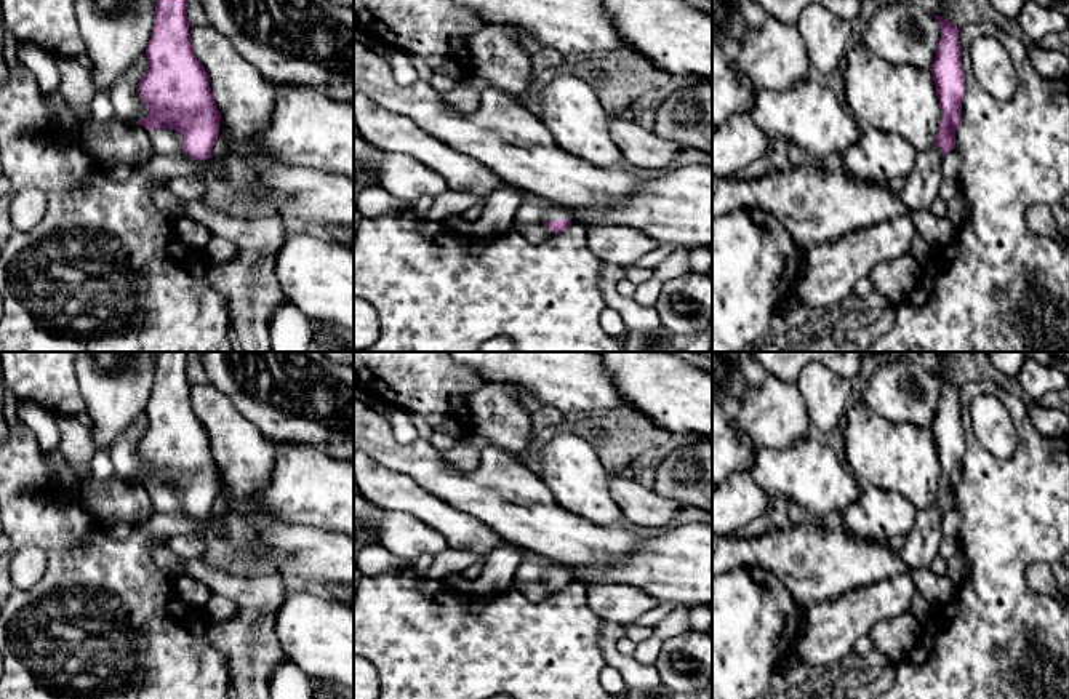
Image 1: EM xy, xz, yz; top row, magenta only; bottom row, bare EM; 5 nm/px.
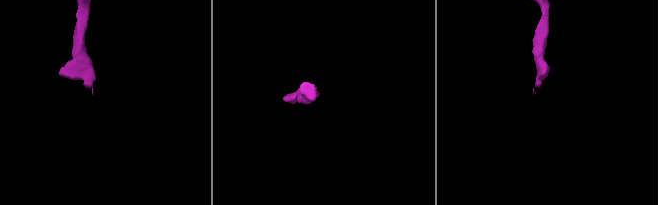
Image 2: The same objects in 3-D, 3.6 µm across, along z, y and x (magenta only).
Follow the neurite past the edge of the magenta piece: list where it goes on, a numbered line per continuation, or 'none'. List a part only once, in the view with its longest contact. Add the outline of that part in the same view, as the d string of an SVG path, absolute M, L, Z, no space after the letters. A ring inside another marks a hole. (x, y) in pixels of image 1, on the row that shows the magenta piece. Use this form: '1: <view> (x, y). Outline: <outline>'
1: xy (165, 141). Outline: M158 128L149 131L154 154L157 155L171 155L182 152L184 136L171 128Z

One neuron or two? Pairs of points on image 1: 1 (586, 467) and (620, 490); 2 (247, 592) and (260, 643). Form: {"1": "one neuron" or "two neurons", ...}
{"1": "two neurons", "2": "one neuron"}

